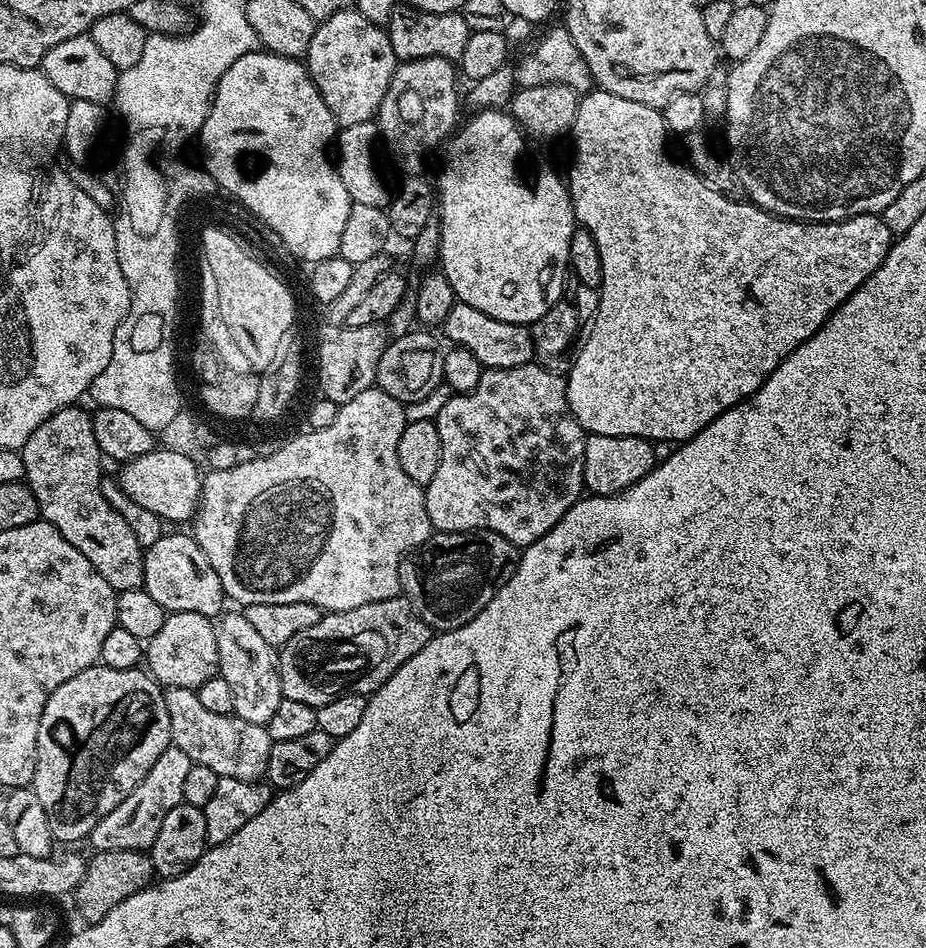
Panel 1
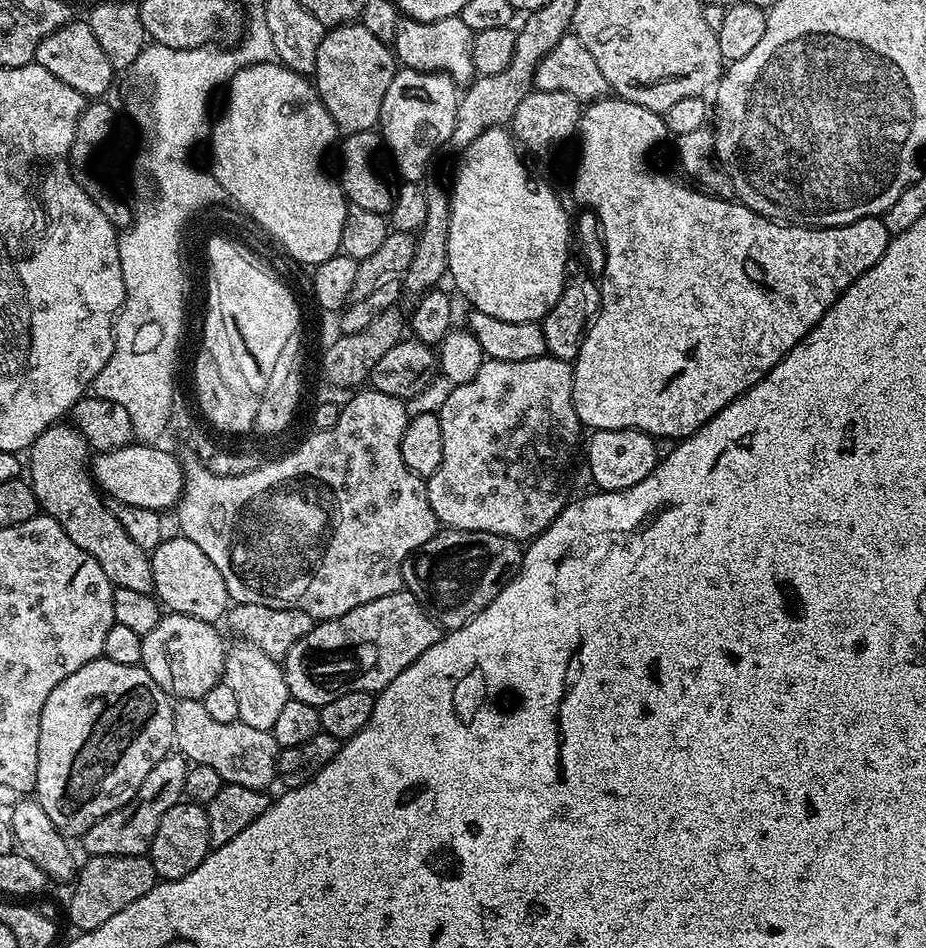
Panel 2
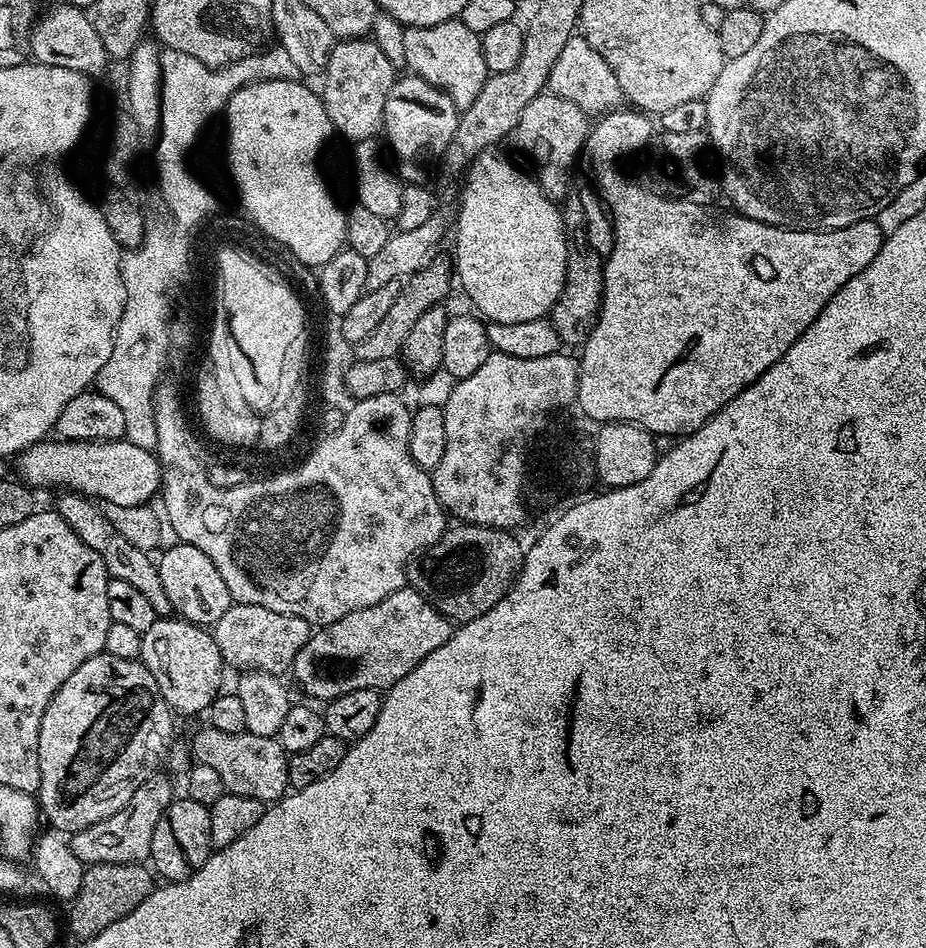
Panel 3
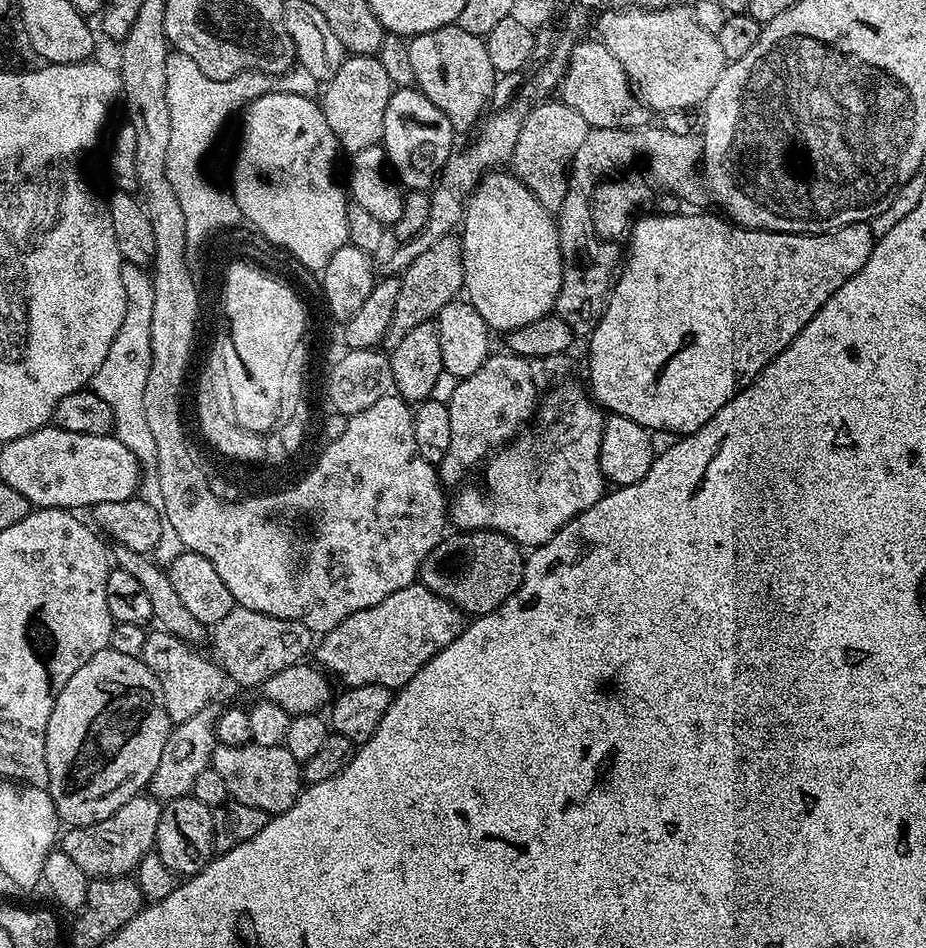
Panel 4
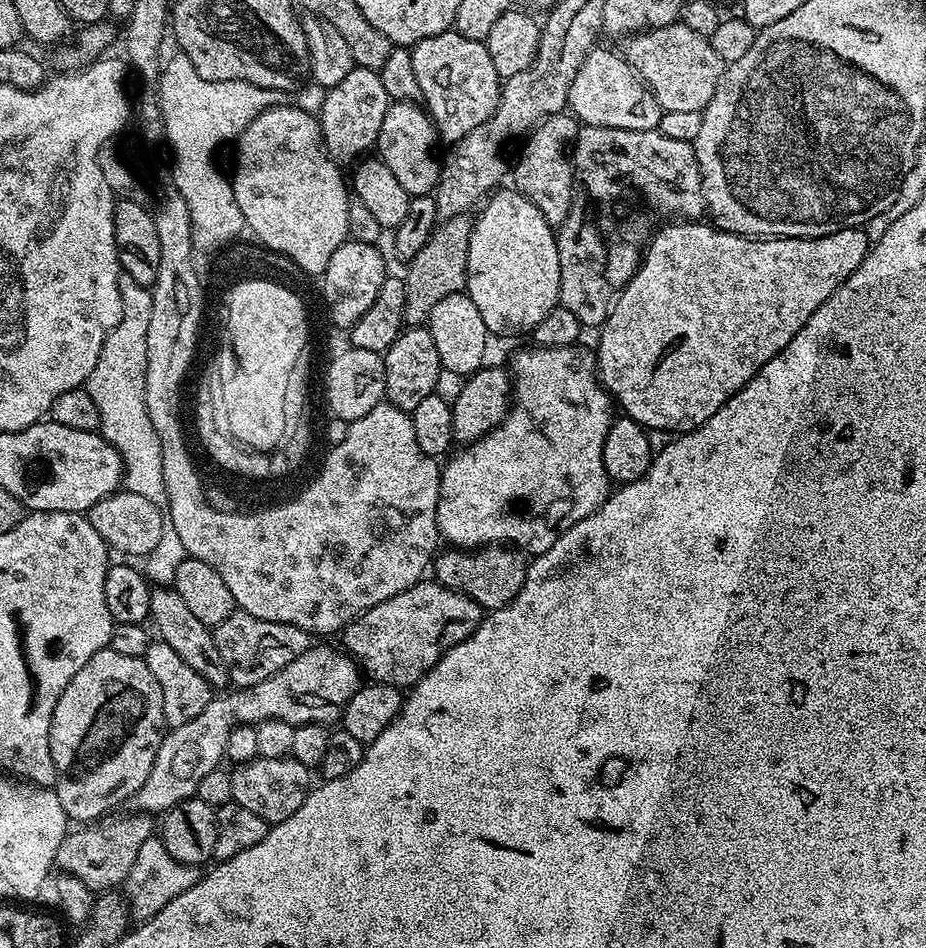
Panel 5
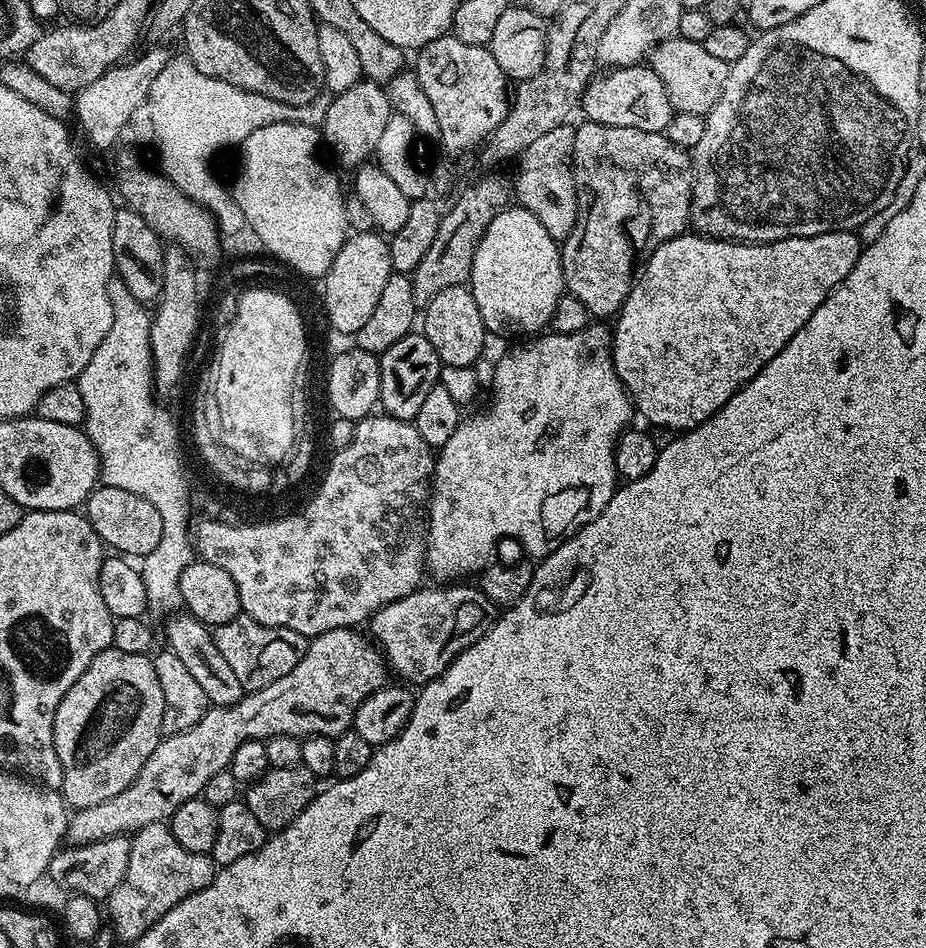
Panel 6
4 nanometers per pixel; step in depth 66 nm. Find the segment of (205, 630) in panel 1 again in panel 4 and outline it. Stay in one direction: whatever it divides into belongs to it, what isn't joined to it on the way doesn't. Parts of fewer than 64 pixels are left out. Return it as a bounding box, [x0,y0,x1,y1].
[142,631,226,725]

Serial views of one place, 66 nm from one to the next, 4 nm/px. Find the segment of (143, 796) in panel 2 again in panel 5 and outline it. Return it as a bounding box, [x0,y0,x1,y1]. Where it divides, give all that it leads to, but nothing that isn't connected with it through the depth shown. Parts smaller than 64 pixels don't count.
[55,814,154,894]

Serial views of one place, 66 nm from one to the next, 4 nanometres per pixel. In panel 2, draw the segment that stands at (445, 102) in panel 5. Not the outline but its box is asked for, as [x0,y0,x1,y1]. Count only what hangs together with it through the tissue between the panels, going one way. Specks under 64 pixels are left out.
[394,15,476,86]

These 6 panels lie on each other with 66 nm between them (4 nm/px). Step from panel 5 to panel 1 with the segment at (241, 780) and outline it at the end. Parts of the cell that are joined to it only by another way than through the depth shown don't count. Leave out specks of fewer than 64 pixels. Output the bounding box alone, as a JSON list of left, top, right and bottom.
[164,688,273,780]

